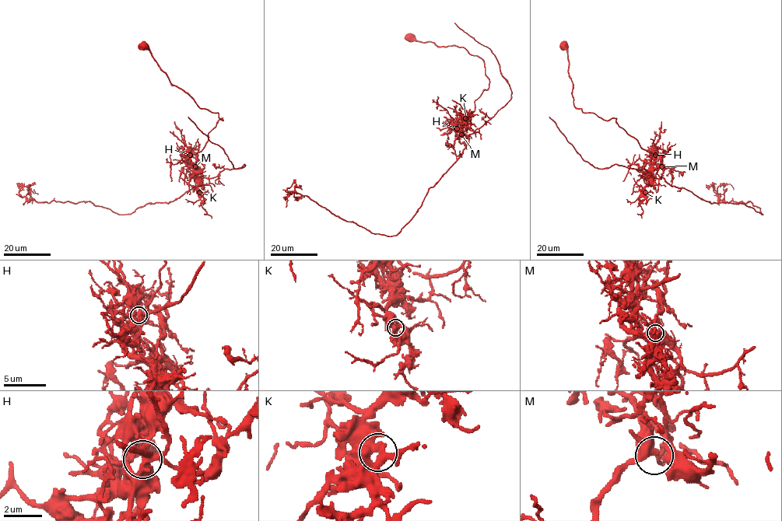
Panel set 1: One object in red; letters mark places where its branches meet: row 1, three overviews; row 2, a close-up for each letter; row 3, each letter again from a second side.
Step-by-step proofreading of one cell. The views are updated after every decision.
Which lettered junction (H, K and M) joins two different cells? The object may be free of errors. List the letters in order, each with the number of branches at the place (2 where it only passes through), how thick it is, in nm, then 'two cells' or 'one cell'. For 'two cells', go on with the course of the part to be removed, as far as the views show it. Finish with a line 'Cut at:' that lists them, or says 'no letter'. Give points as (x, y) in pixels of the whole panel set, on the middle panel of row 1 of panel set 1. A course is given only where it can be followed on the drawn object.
H: 5 | 380 nm | two cells | (456, 128), (468, 134), (463, 153), (394, 236), (370, 232), (287, 190), (285, 207)
K: 5 | 440 nm | one cell
M: 5 | 440 nm | one cell
Cut at: H

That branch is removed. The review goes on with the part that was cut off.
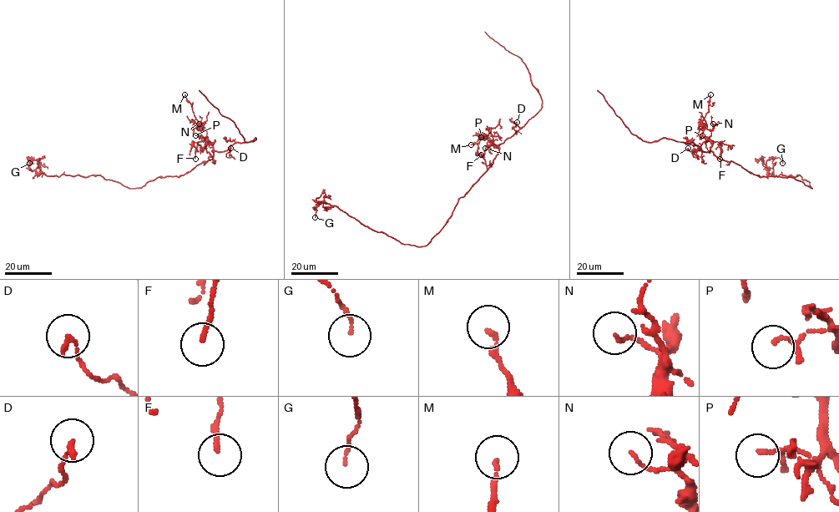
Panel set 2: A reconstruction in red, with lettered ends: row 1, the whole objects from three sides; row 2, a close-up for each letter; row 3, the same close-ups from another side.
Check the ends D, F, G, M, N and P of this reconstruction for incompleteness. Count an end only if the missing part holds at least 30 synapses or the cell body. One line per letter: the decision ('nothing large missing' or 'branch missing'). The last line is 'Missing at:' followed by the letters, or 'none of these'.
D: nothing large missing
F: nothing large missing
G: nothing large missing
M: nothing large missing
N: nothing large missing
P: nothing large missing
Missing at: none of these

